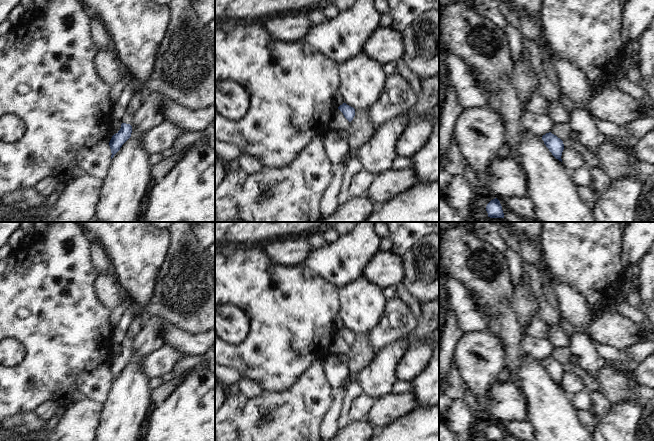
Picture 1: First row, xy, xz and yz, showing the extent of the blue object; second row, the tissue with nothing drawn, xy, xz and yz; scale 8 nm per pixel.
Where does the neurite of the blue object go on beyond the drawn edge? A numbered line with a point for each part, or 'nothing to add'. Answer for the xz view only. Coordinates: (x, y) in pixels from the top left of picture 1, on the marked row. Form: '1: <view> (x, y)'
nothing to add

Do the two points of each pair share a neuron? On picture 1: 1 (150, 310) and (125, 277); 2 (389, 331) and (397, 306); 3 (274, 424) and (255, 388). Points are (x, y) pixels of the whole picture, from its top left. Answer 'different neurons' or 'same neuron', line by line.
1: different neurons
2: same neuron
3: different neurons

